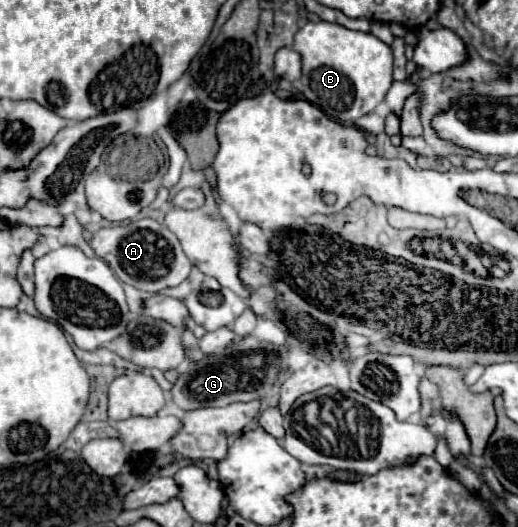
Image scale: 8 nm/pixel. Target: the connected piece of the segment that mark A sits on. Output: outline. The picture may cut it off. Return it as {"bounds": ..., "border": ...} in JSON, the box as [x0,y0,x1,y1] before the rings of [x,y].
{"bounds":[90,219,192,293],"border":[[[140,219],[128,225],[104,227],[94,233],[90,245],[96,255],[110,265],[110,269],[122,283],[148,293],[158,293],[166,287],[180,285],[192,269],[192,263],[184,255],[176,235],[164,223],[158,223],[154,219]]]}

